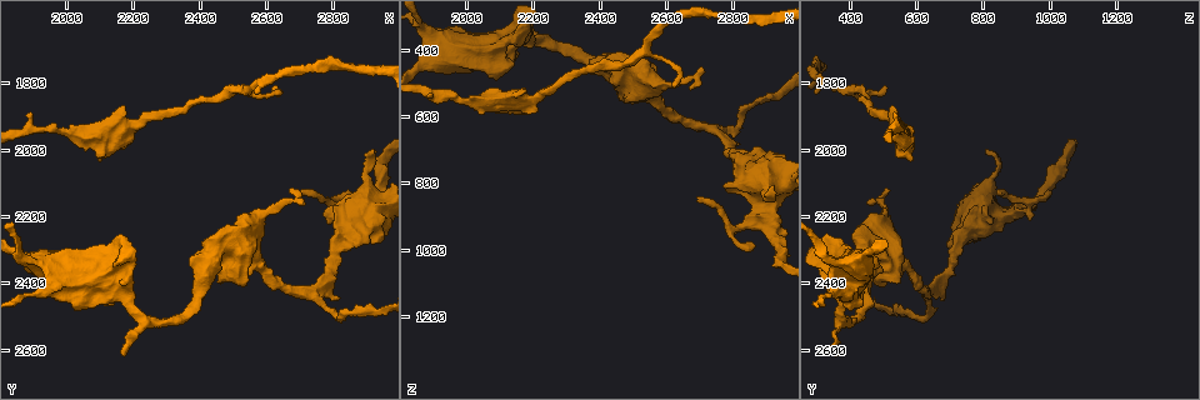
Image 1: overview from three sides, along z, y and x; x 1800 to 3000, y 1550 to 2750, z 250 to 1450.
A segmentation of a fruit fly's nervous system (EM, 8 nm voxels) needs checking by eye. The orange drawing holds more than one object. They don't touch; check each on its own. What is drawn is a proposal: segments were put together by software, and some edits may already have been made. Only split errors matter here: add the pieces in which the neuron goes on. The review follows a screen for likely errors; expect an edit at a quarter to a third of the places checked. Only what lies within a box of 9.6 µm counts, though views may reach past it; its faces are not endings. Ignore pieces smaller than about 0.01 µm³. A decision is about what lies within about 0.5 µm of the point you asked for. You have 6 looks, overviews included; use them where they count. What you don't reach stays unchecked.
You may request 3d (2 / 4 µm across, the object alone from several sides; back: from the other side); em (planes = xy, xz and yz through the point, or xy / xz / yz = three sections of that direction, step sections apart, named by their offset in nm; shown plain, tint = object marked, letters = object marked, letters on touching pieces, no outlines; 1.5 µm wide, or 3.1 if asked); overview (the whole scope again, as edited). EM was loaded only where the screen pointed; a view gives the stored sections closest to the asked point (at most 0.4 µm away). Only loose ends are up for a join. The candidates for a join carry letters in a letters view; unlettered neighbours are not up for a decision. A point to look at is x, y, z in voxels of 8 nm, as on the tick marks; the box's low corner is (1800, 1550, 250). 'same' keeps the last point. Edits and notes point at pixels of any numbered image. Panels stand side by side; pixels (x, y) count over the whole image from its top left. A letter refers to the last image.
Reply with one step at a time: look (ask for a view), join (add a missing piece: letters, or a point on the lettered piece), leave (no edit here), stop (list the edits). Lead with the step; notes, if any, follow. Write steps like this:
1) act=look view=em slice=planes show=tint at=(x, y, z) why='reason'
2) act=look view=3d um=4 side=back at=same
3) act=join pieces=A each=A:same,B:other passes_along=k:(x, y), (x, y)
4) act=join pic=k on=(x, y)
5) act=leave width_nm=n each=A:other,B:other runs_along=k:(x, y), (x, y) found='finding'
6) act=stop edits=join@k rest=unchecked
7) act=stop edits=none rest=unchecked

act=look view=3d um=4 at=(2180, 1880, 520) why='an open end'

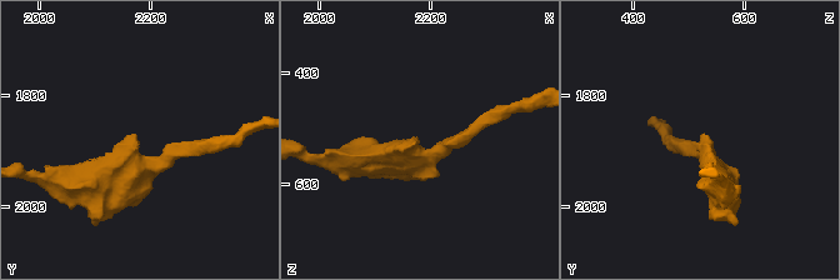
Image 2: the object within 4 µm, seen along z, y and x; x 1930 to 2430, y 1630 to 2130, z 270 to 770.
act=look view=em slice=planes show=letters at=(2170, 1870, 525)

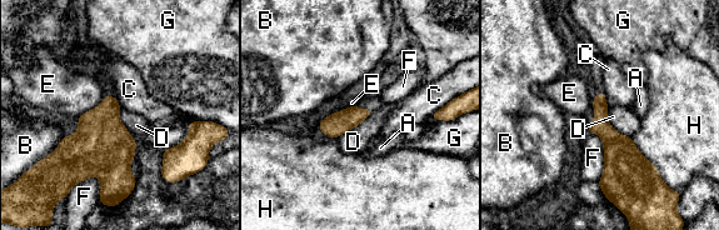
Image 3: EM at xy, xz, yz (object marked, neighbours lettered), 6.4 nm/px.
act=leave each=A:other,B:other,C:other,D:other,E:other,F:other,G:other,H:other border=3:(106, 94), (94, 108), (78, 118) found='none of them fits'

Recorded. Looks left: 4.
act=look view=em slice=planes show=plain at=(2690, 2130, 860) why='tapers out'

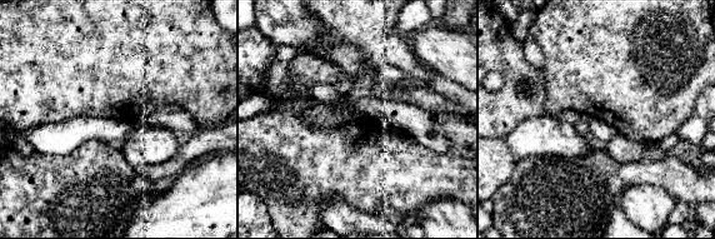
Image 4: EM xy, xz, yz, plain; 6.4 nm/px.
act=look view=em slice=planes show=letters at=same

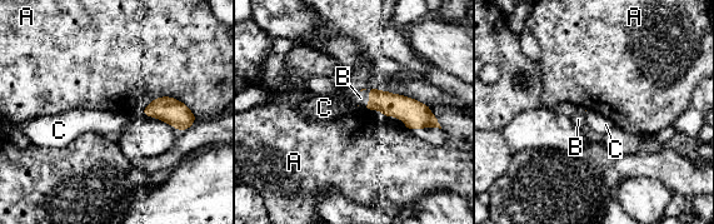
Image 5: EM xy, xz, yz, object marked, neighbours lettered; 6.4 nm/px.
act=join pieces=B longest_contact=A:360nm each=A:other,B:same,C:other found='the neuron continues'

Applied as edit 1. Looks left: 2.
act=stop edits=join@5 rest=unchecked

